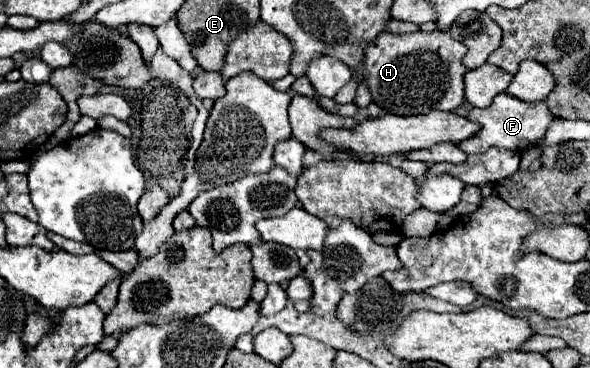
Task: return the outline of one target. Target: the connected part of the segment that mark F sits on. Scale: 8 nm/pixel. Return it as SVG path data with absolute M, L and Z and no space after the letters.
M500 93L490 107L486 109L472 109L468 114L468 119L480 124L480 131L458 143L458 149L464 151L466 155L470 153L484 153L488 151L490 147L502 147L502 149L512 149L512 151L524 151L532 145L536 145L536 141L540 137L544 137L550 121L554 119L550 109L546 107L544 101L540 103L532 103L532 105L526 105L524 101L508 95L508 93Z

